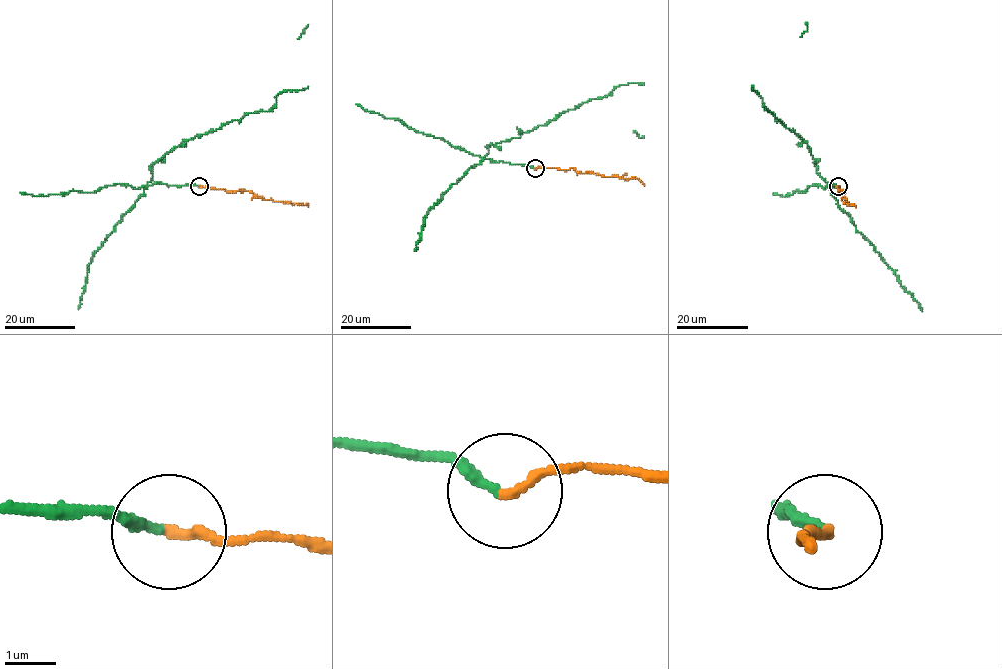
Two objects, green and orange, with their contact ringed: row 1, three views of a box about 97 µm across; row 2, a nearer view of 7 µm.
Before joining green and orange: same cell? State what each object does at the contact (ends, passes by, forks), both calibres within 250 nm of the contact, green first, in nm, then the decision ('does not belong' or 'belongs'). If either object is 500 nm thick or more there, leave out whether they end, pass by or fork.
green ends; orange ends; calibres 190 and 200 nm; does not belong

